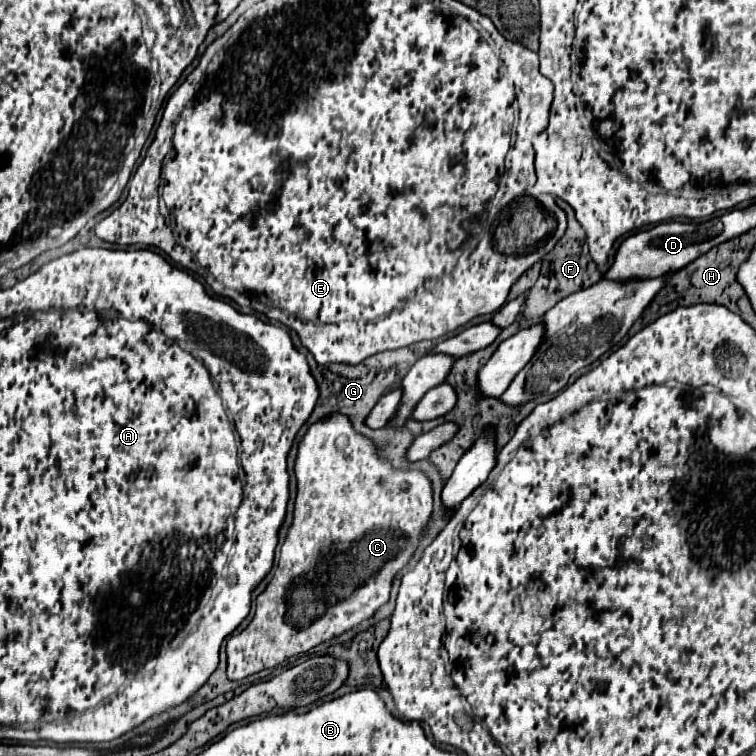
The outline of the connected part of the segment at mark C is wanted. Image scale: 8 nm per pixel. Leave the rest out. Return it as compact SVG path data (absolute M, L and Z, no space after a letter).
M337 412L327 414L307 428L299 442L295 476L297 498L293 524L281 546L278 566L269 586L257 596L257 610L249 626L227 640L229 680L241 680L259 670L273 668L373 618L387 604L395 574L411 560L431 522L433 488L427 474L421 470L403 472L393 468L391 460L381 456L381 448L353 428L349 416Z

